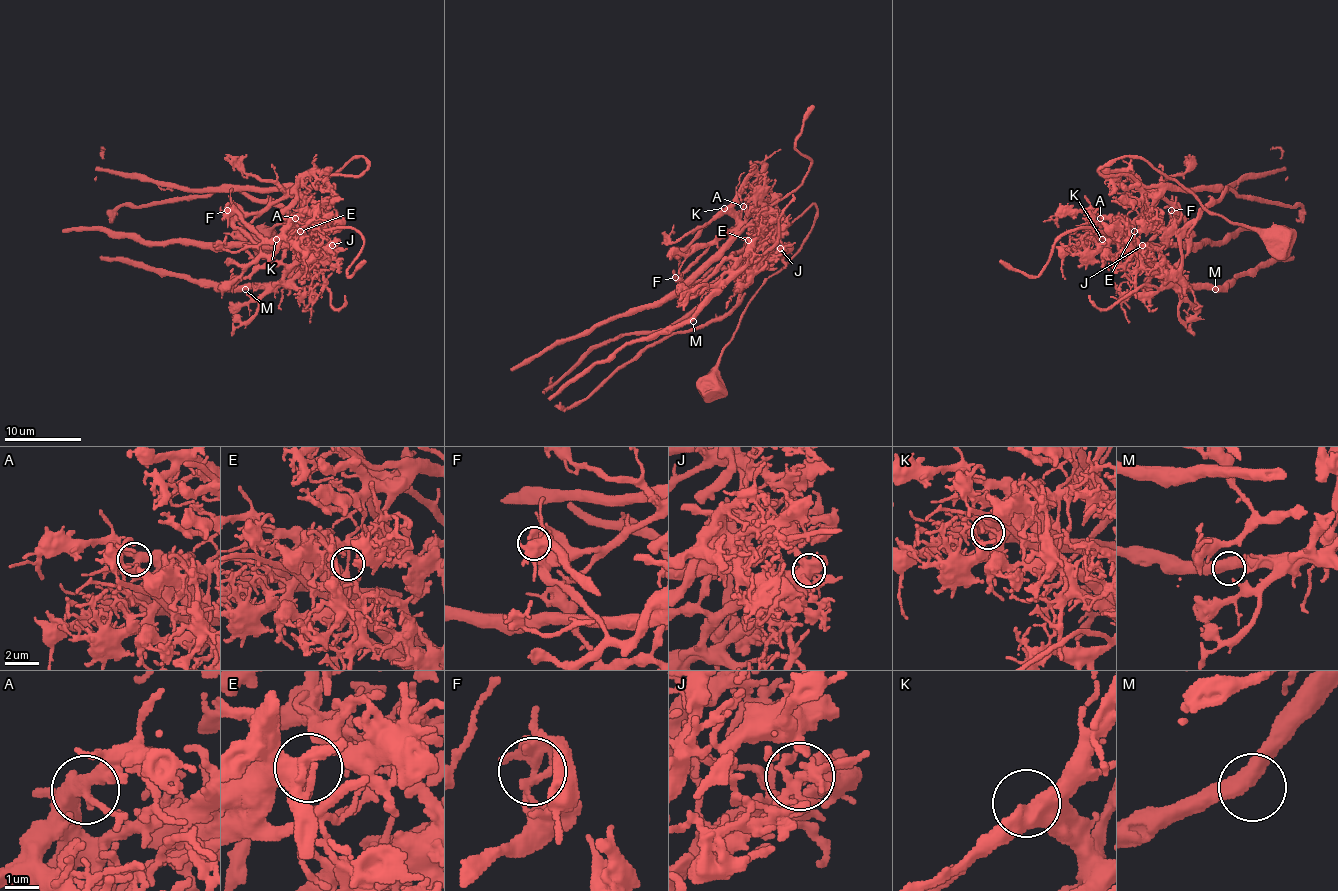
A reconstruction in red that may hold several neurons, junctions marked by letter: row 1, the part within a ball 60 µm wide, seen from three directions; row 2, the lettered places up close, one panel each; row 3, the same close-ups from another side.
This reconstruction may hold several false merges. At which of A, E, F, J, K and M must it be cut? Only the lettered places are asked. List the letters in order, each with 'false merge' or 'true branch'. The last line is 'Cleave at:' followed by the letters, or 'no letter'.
A: true branch
E: false merge
F: false merge
J: false merge
K: true branch
M: true branch
Cleave at: E, F, J

